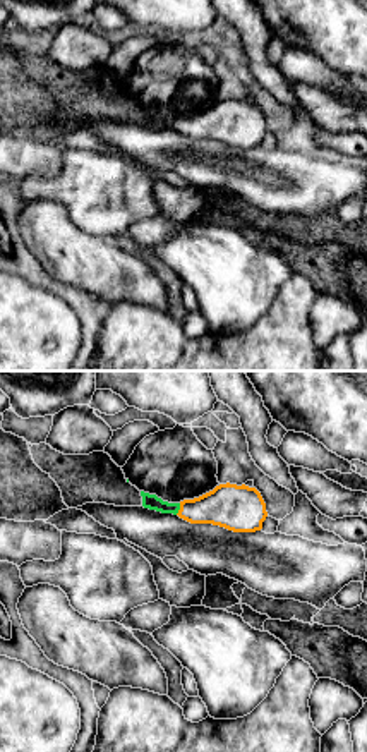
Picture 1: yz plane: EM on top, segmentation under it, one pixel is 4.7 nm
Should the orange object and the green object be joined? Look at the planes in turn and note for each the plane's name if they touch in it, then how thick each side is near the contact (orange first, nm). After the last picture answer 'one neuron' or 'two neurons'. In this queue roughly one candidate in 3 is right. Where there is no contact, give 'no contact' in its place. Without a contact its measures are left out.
meets orange in yz; 220 nm thick on the orange side, 70 nm on the other

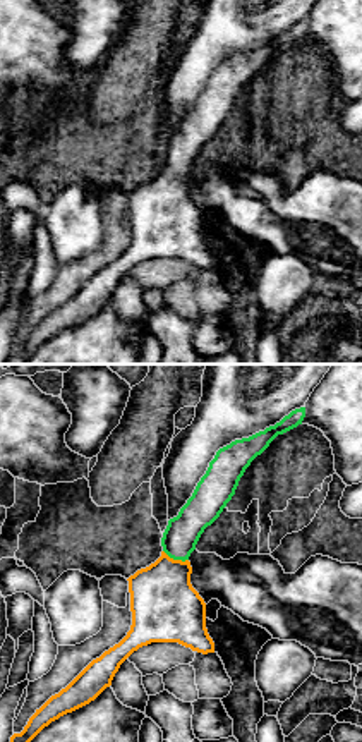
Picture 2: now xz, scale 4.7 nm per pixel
meets orange in xz; 320 nm thick on the orange side, 160 nm on the other

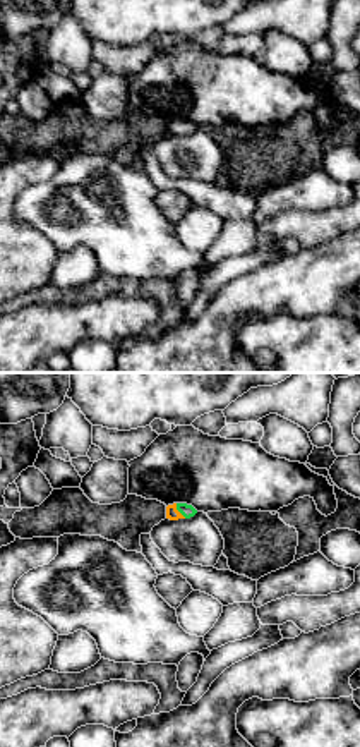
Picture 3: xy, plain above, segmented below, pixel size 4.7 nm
meets orange in xy; 60 nm thick on the orange side, 60 nm on the other

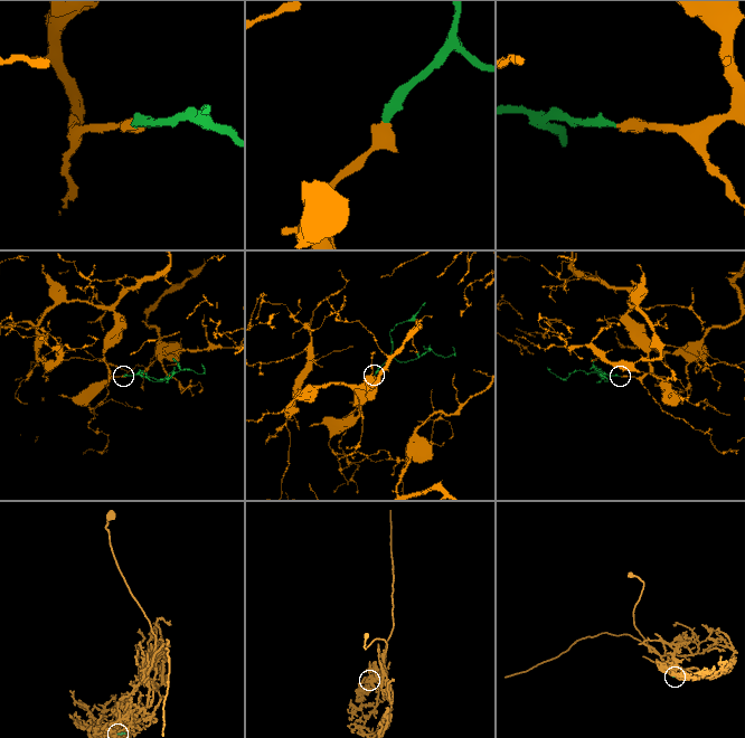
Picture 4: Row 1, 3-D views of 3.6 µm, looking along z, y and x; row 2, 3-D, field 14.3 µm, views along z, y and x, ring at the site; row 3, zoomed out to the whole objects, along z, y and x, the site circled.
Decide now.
one neuron

